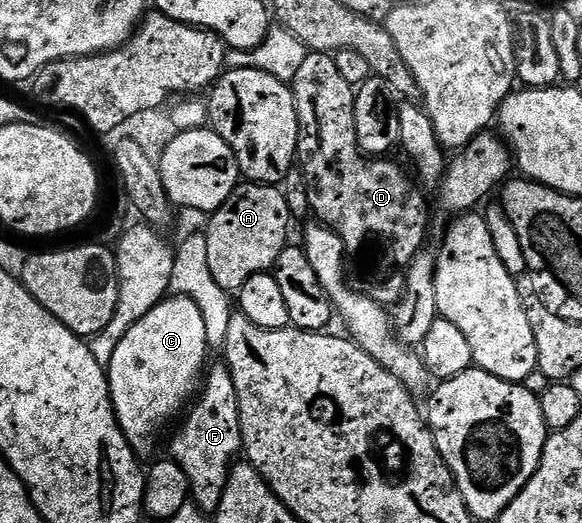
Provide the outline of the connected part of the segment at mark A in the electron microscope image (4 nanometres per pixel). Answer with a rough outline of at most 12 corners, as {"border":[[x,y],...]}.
{"border":[[245,182],[206,228],[210,274],[239,293],[290,228],[279,186]]}

